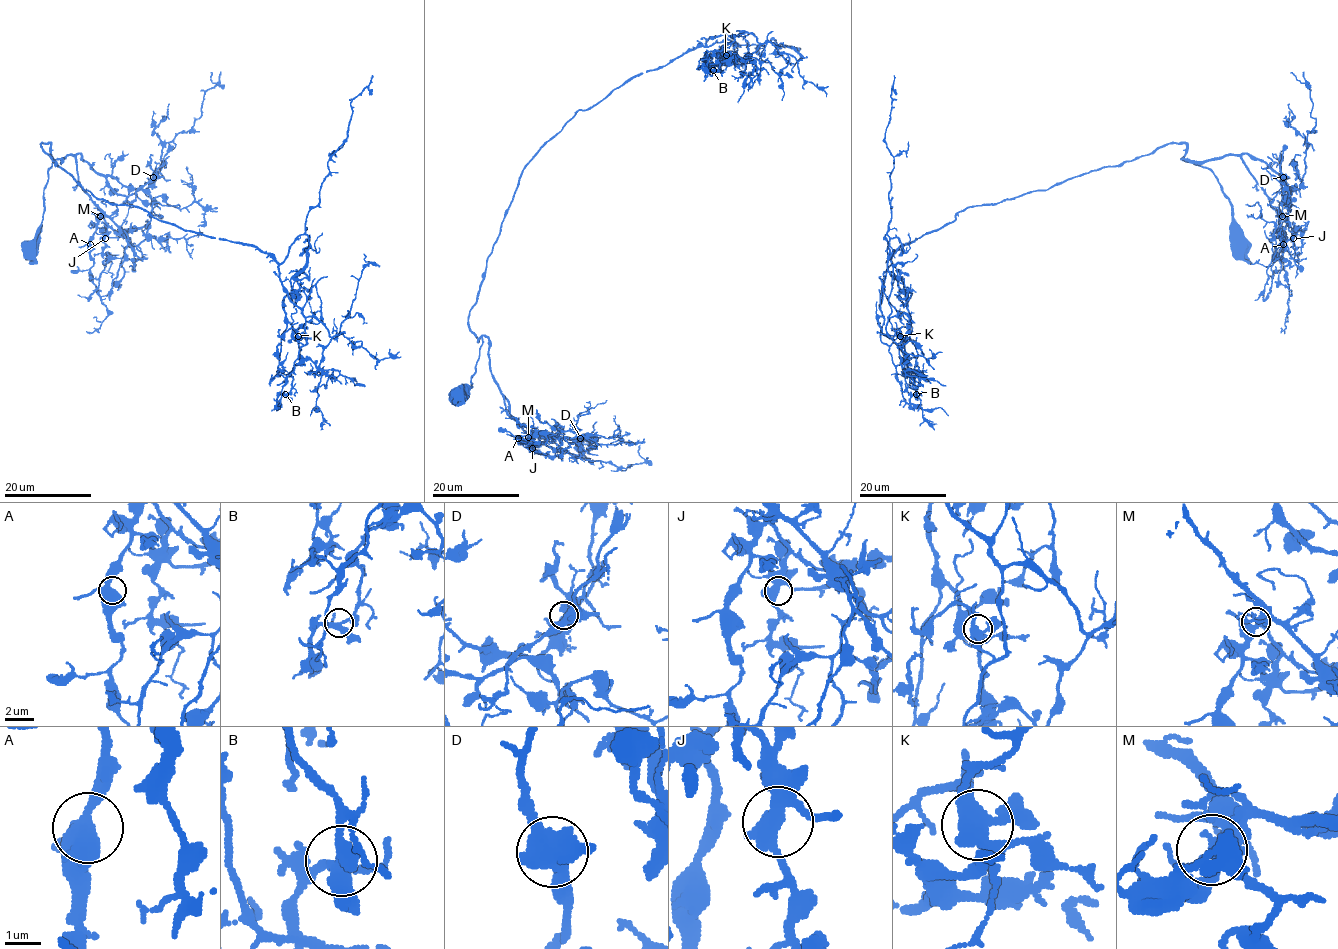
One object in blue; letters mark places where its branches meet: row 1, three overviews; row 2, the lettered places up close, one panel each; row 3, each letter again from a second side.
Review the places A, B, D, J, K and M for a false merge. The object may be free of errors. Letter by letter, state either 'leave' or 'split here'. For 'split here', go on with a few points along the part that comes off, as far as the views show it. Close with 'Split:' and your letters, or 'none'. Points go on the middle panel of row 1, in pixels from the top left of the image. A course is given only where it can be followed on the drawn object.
A: leave
B: leave
D: leave
J: leave
K: split here | (726, 55), (718, 65), (710, 63), (720, 64), (718, 52), (730, 42), (736, 44), (732, 48)
M: leave
Split: K

